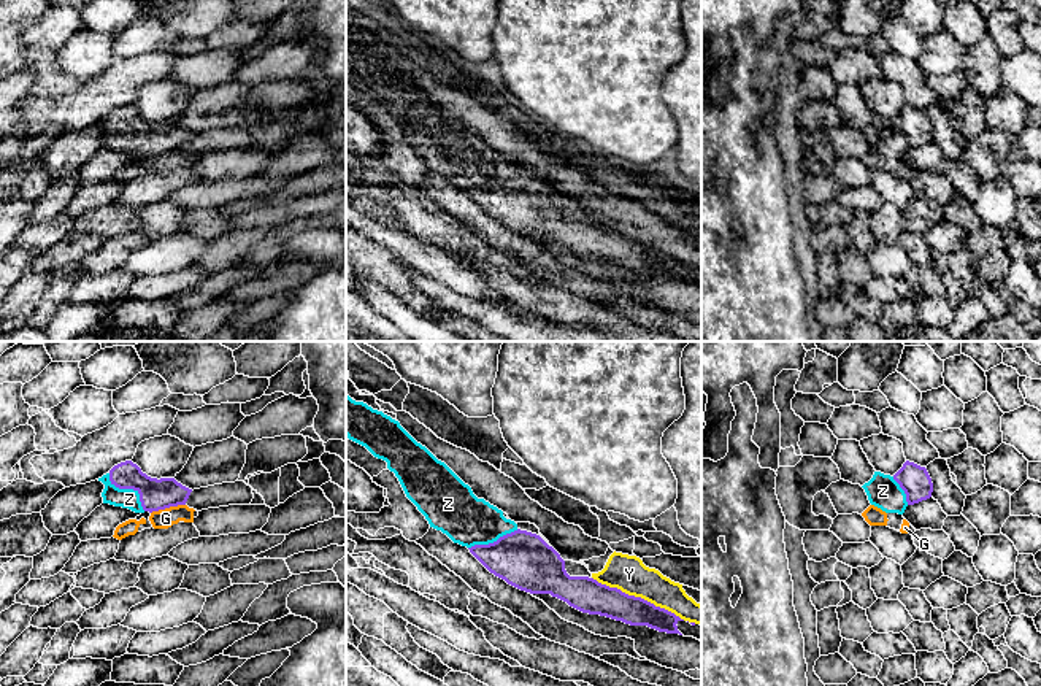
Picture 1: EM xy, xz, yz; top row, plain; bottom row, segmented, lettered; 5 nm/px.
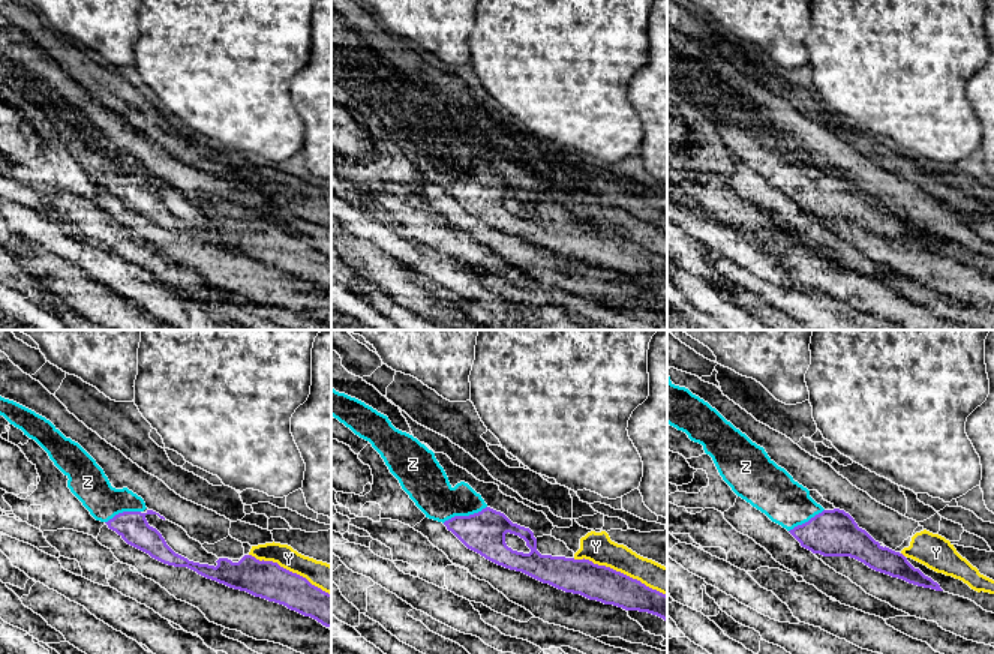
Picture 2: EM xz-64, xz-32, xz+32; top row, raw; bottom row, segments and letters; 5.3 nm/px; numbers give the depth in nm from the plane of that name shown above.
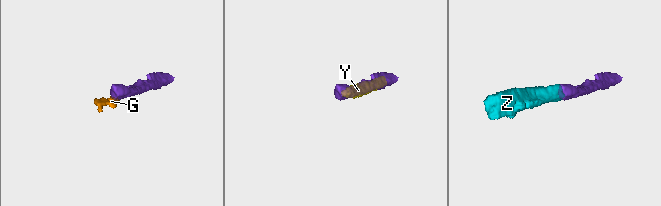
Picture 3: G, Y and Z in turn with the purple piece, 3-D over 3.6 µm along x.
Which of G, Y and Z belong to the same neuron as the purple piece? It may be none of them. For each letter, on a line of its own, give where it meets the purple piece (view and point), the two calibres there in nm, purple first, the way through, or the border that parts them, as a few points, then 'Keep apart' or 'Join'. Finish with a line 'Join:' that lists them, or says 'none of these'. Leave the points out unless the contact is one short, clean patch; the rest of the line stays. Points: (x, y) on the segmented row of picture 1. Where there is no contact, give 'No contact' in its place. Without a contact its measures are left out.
G: Touches purple at xy (167, 507). Thickness 160 nm (purple) against 100 nm. Boundary: xy (184, 504), (159, 508), (151, 513). Keep apart
Y: Touches purple at xz (638, 597). Thickness 170 nm (purple) against 180 nm. Keep apart
Z: Touches purple at xy (129, 488). Thickness 160 nm (purple) against 100 nm. Path across: xy (156, 494), (143, 494), (129, 488), (129, 499). Join
Join: Z

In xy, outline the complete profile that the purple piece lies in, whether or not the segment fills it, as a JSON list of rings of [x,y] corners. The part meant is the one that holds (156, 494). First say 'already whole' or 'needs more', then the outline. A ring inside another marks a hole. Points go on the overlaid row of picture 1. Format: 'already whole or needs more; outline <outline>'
needs more; outline [[[132,461],[114,465],[98,478],[105,484],[103,503],[129,508],[135,513],[159,511],[186,505],[192,489],[175,478],[151,478]]]

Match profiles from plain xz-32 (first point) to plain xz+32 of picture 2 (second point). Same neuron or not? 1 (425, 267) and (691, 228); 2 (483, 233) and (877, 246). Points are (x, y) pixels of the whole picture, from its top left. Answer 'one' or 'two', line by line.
1: one
2: two

